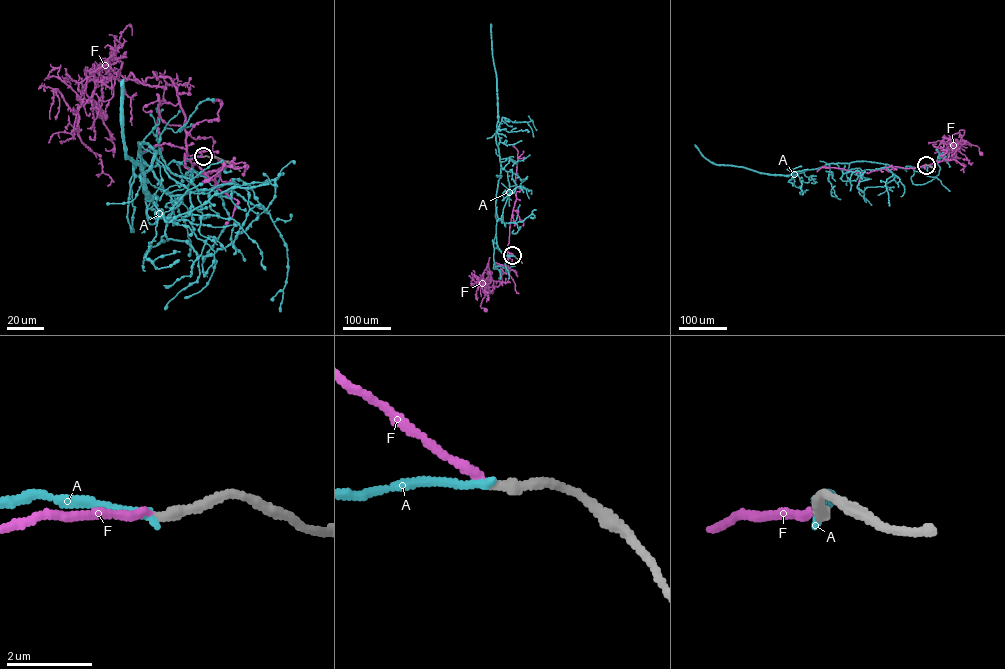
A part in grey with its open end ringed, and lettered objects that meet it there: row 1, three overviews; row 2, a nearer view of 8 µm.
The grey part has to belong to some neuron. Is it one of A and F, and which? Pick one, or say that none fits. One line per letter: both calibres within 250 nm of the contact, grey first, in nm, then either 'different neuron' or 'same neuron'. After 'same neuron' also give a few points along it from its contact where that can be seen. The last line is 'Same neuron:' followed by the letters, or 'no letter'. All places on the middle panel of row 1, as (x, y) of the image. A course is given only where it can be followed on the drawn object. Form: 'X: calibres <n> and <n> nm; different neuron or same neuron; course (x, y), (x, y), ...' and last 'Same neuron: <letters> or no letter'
A: calibres 280 and 200 nm; same neuron; course (512, 255), (505, 256), (496, 242), (495, 202), (501, 166), (496, 138), (497, 78), (491, 24)
F: calibres 280 and 200 nm; different neuron
Same neuron: A

